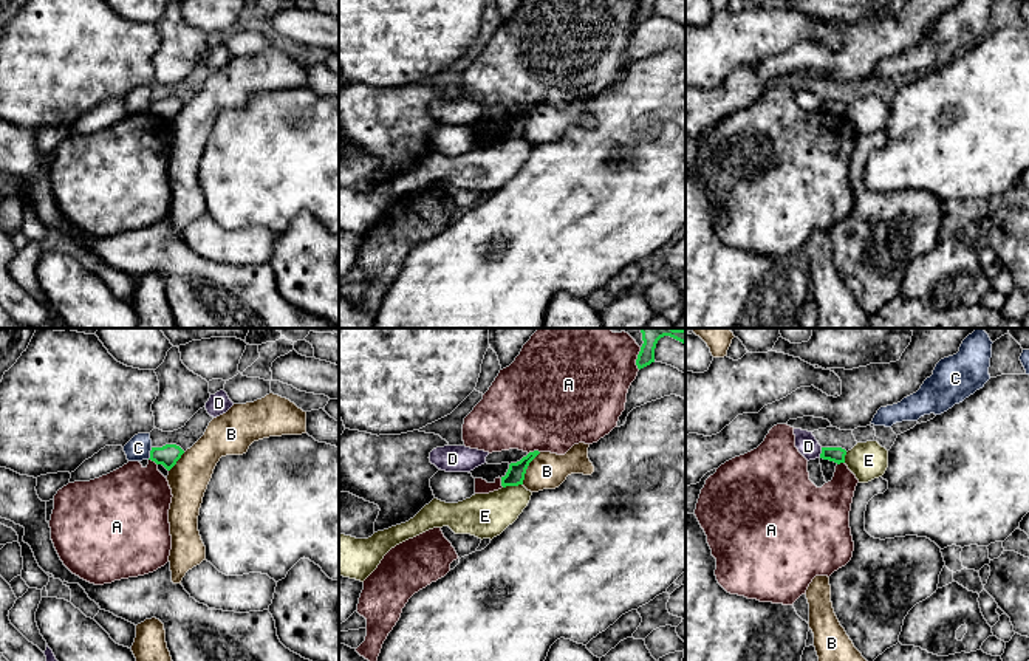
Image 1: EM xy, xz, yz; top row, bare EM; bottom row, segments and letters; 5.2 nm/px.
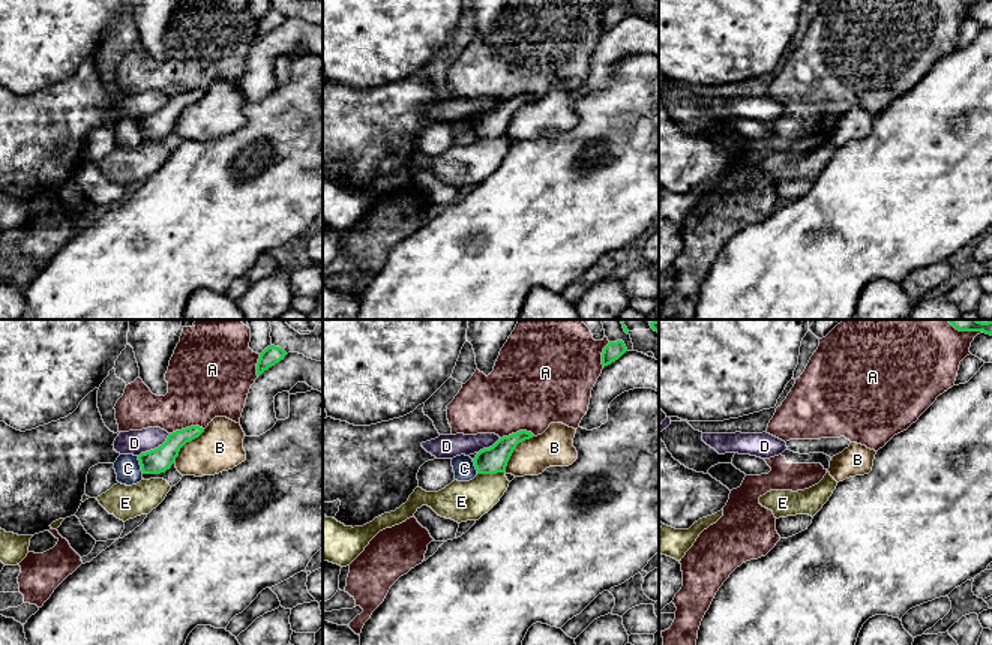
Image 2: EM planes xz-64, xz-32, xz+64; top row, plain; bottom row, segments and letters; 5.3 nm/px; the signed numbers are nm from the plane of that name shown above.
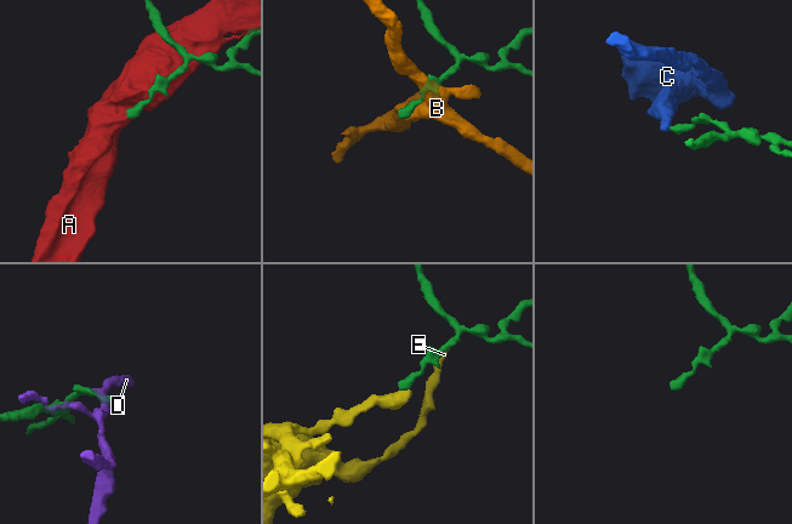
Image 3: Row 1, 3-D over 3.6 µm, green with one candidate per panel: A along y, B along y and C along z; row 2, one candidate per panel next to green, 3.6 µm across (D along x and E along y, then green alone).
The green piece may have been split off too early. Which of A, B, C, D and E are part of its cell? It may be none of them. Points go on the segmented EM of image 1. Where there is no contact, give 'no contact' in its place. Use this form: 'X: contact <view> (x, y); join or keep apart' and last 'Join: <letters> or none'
A: contact xz (638, 358); keep apart
B: contact xz (526, 468); keep apart
C: contact xy (150, 454); keep apart
D: contact yz (822, 452); keep apart
E: contact xz (512, 485); keep apart
Join: none

